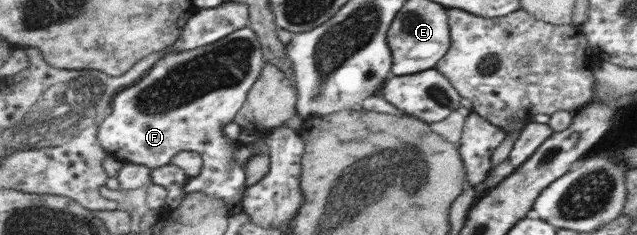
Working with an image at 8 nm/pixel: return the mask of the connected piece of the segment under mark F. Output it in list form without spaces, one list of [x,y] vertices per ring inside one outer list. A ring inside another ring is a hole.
[[[249,26],[233,31],[210,45],[180,53],[167,53],[135,84],[114,96],[110,114],[98,126],[98,143],[107,150],[107,154],[123,164],[140,164],[150,169],[166,165],[178,152],[196,152],[201,157],[202,165],[197,176],[186,180],[185,194],[206,193],[207,196],[221,199],[229,208],[229,216],[237,214],[241,211],[242,195],[247,187],[245,168],[235,159],[240,144],[227,142],[221,136],[221,126],[229,124],[237,110],[242,108],[241,104],[245,104],[245,94],[254,86],[265,64],[261,42]]]

